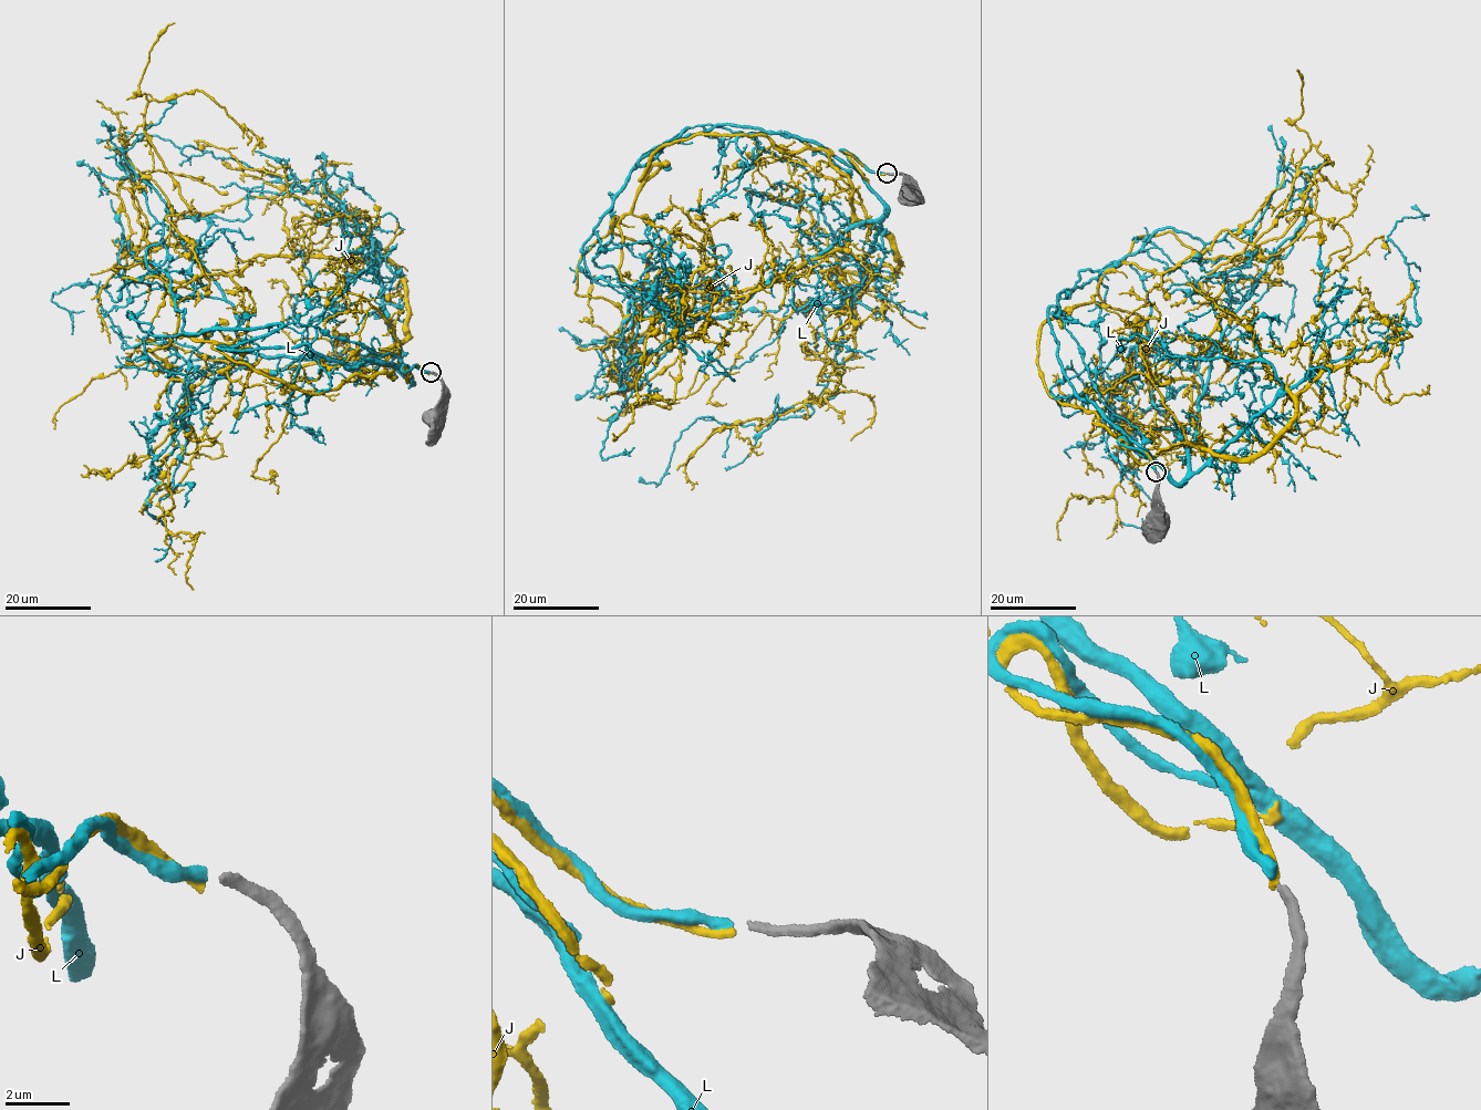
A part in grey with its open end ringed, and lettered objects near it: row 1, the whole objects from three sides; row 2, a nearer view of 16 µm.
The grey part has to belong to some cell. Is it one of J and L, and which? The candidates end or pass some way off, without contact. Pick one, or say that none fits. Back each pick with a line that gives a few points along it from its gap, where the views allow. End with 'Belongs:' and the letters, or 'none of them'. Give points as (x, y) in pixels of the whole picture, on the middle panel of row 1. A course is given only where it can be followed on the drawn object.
L: it runs (884, 173), (724, 123), (644, 153), (610, 193), (593, 261), (640, 319), (596, 342), (642, 339)
Belongs: L

